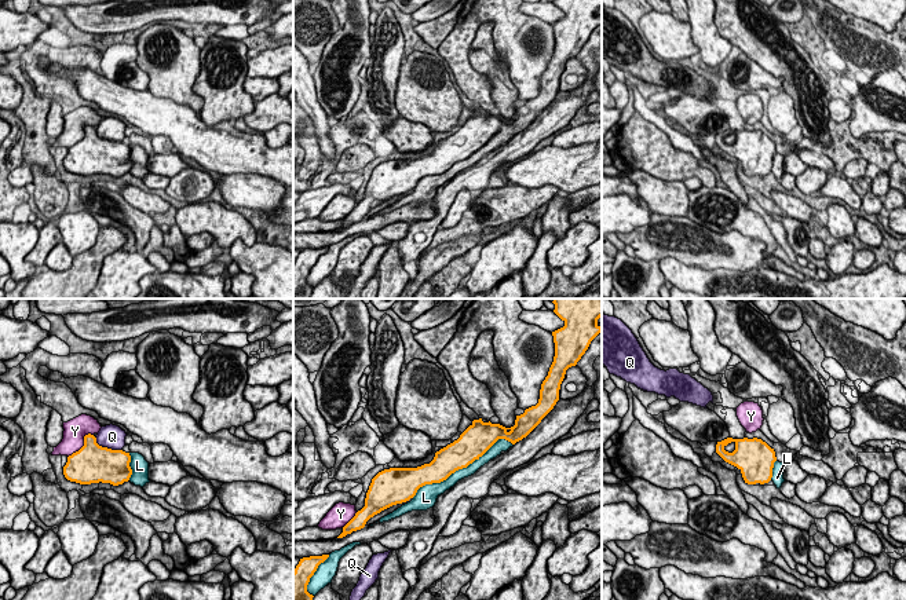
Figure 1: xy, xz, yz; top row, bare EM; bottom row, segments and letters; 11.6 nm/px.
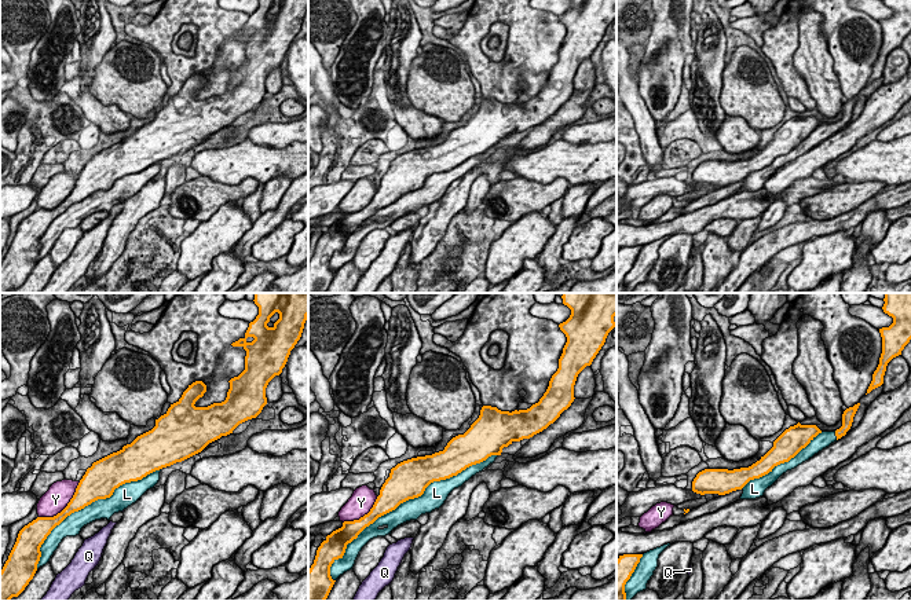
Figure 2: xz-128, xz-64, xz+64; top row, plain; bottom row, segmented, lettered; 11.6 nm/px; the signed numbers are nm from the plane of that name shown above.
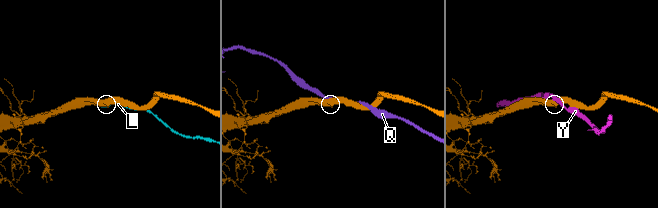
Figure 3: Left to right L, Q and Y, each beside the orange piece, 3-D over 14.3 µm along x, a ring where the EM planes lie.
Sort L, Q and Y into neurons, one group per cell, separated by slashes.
L / Q / Y

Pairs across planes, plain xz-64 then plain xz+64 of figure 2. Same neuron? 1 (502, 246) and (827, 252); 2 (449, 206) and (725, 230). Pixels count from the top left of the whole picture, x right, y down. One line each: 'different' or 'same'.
1: same
2: different

